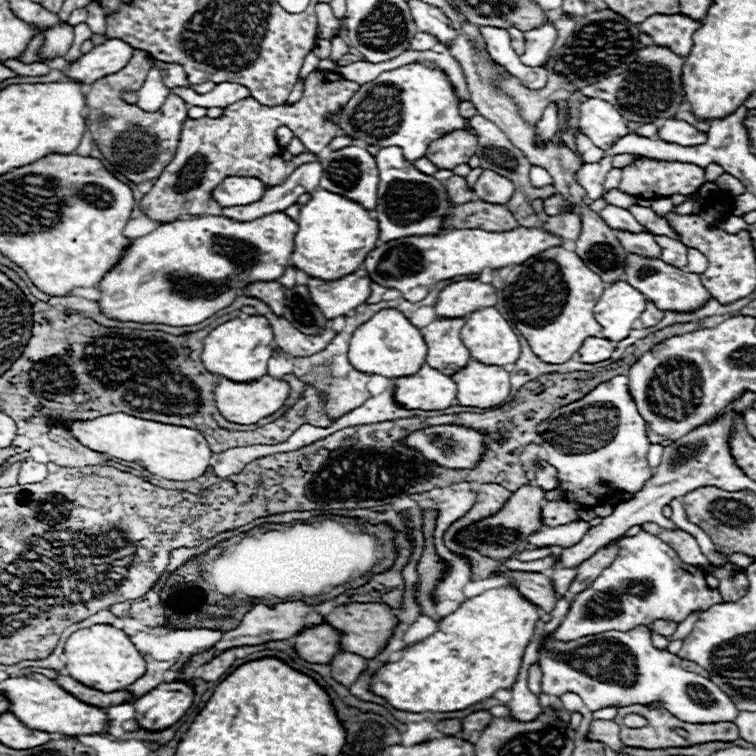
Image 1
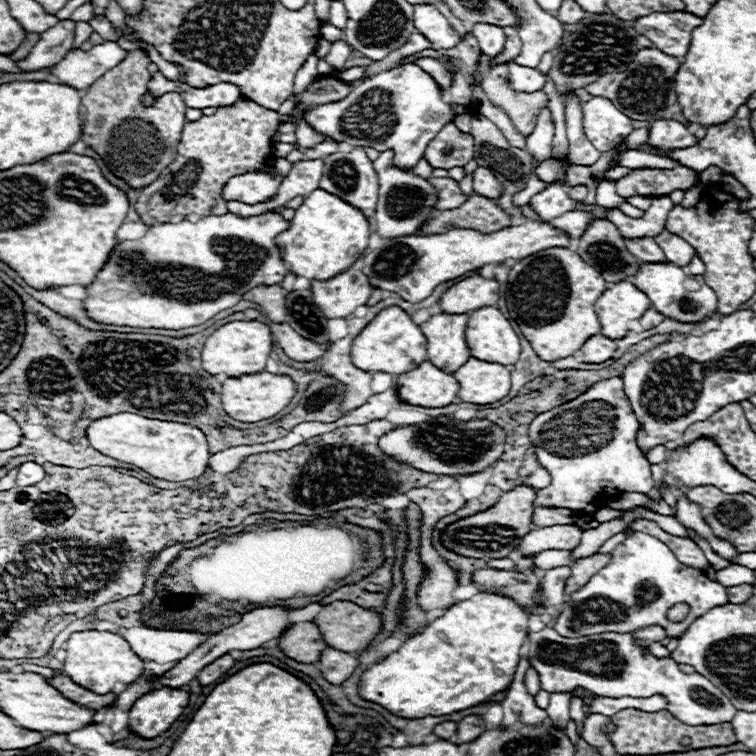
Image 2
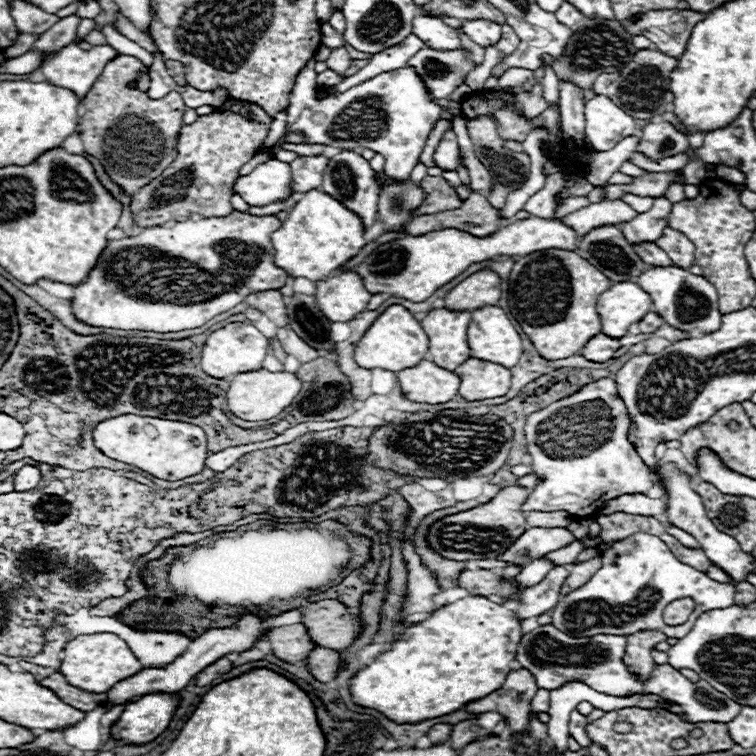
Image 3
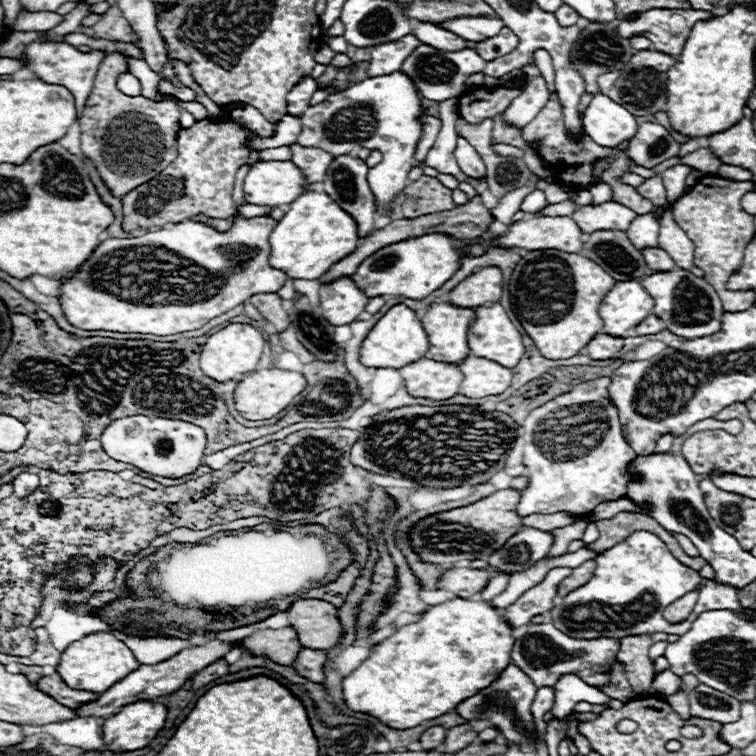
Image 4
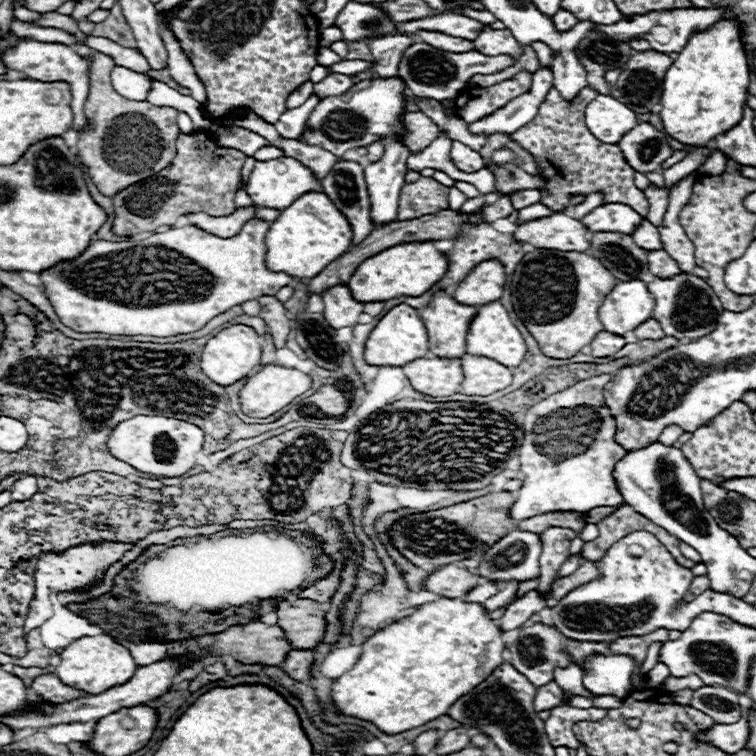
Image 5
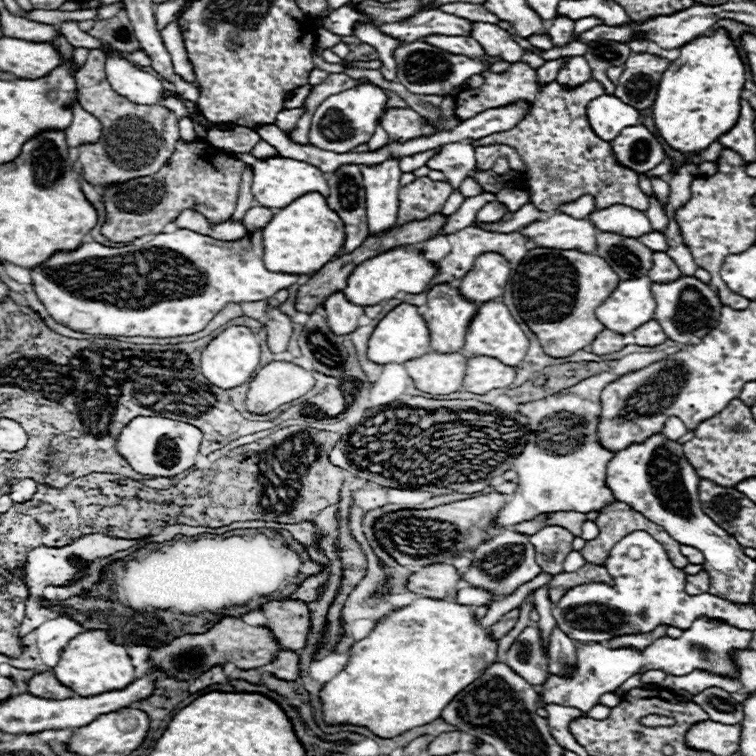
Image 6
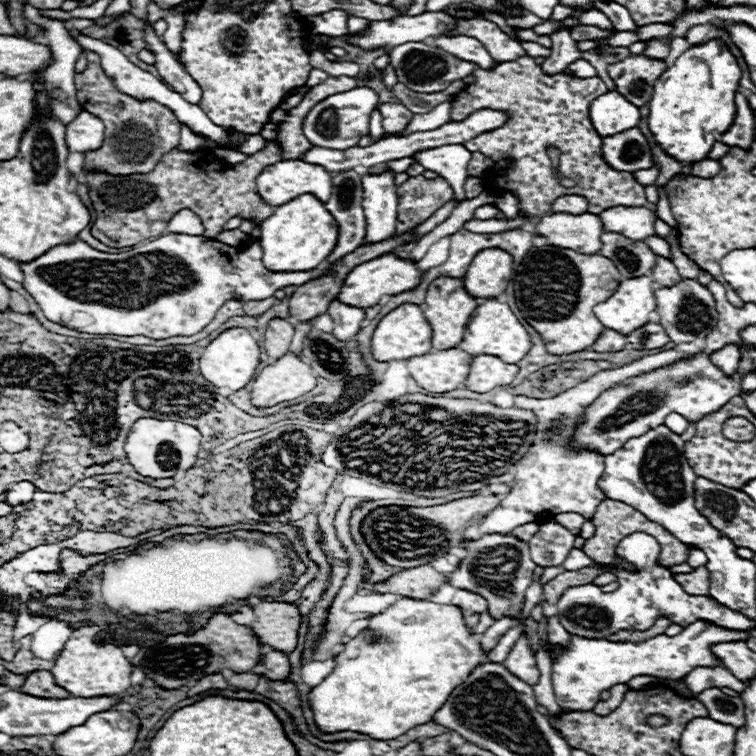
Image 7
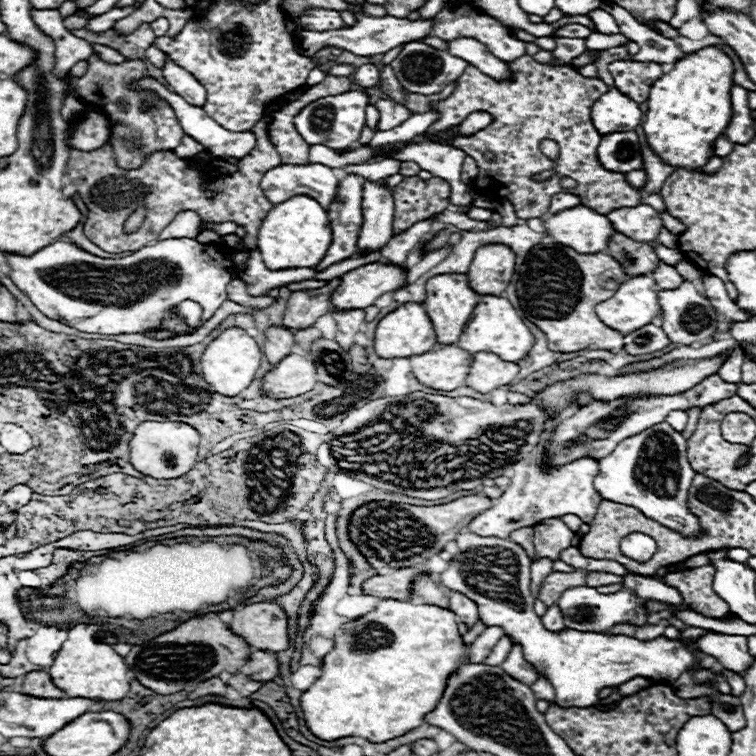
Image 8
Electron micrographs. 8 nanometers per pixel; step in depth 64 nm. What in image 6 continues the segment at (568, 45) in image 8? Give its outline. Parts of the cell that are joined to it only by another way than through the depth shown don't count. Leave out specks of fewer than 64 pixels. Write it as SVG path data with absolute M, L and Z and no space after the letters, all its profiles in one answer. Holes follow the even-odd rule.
M556 16L552 20L552 26L548 28L548 34L552 36L554 46L564 46L570 42L570 36L574 32L574 20L566 18L566 16ZM560 58L560 60L550 60L550 62L546 62L544 66L540 66L540 68L536 70L536 80L538 80L538 84L544 86L544 84L550 84L552 80L556 80L556 74L558 74L562 62L564 62L564 58Z

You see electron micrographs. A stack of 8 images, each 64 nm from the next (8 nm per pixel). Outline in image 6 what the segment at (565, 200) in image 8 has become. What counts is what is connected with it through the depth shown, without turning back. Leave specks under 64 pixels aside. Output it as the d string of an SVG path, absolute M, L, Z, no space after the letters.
M582 196L574 202L568 202L568 204L562 204L560 206L560 212L568 214L568 216L576 216L576 218L586 218L590 212L594 212L594 198L592 196Z

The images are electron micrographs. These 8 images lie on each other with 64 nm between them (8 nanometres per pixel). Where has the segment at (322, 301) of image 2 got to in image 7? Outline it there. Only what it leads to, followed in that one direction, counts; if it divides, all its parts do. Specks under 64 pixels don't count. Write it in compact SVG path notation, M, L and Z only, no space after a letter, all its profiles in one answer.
M338 298L332 300L332 304L328 306L328 314L334 322L334 336L338 340L350 340L358 330L360 330L360 322L364 320L364 310L356 308L356 306L348 306L342 304Z

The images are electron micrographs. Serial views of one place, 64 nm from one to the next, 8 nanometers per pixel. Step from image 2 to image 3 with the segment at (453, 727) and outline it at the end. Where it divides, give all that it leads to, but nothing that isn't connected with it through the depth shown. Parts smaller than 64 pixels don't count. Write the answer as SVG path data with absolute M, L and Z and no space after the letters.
M436 724L428 730L428 738L432 740L432 744L448 742L450 734L452 734L452 724Z

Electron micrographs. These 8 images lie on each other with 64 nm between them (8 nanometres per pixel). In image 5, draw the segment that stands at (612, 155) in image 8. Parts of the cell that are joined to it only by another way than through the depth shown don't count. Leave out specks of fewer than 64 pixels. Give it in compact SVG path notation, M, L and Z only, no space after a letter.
M648 122L638 124L632 132L628 132L628 136L624 136L624 140L620 140L618 146L636 172L654 172L674 154L668 144L668 134L656 130Z

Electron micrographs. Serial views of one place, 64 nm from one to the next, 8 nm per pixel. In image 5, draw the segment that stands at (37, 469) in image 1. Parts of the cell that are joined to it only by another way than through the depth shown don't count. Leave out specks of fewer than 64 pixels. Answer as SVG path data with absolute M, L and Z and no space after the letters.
M22 476L12 484L12 498L14 500L28 500L28 496L36 494L36 476Z

